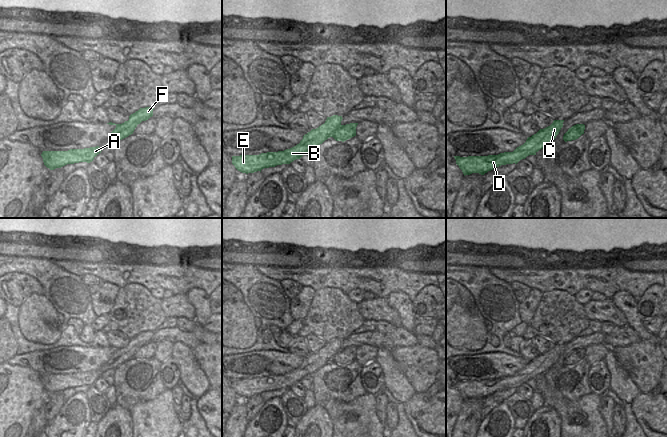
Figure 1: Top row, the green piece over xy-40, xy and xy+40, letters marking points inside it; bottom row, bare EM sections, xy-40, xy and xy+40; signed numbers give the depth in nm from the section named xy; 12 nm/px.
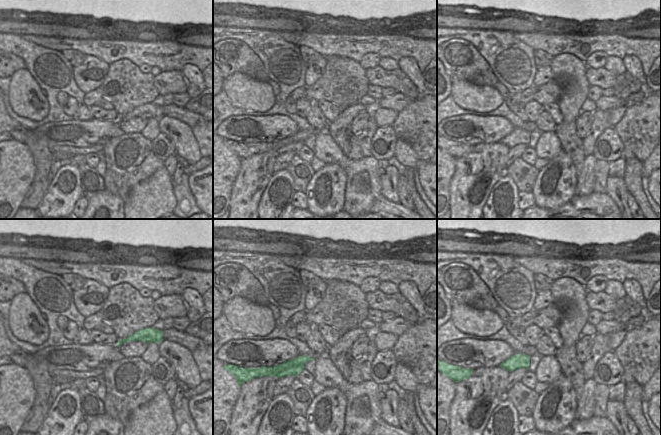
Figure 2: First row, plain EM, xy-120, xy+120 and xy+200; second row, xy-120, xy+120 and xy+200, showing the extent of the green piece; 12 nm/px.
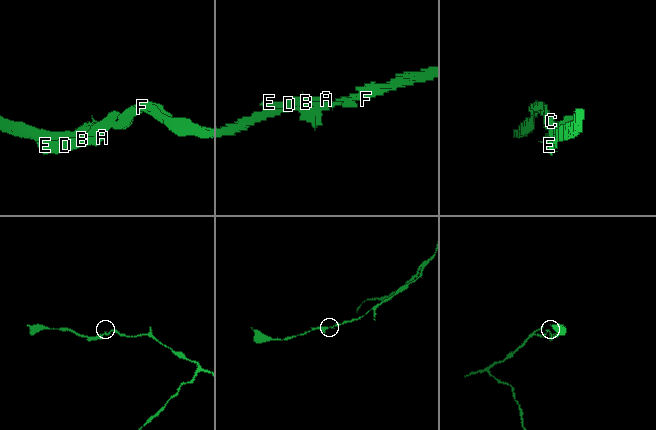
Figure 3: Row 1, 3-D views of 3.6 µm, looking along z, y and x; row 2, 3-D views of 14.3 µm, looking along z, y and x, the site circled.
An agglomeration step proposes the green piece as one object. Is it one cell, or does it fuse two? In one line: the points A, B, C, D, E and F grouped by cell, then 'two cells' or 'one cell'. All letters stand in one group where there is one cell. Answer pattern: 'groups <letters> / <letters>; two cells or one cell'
groups A B C D E F; one cell

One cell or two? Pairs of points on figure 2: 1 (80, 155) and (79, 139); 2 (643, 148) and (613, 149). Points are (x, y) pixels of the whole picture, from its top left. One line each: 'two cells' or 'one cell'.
1: two cells
2: two cells

